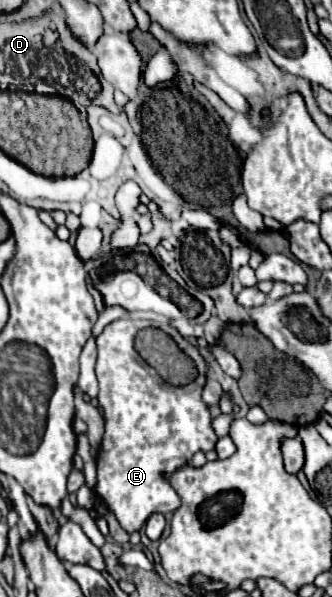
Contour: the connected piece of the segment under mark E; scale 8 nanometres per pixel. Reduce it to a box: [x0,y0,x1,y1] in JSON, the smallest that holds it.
[97,314,217,535]

